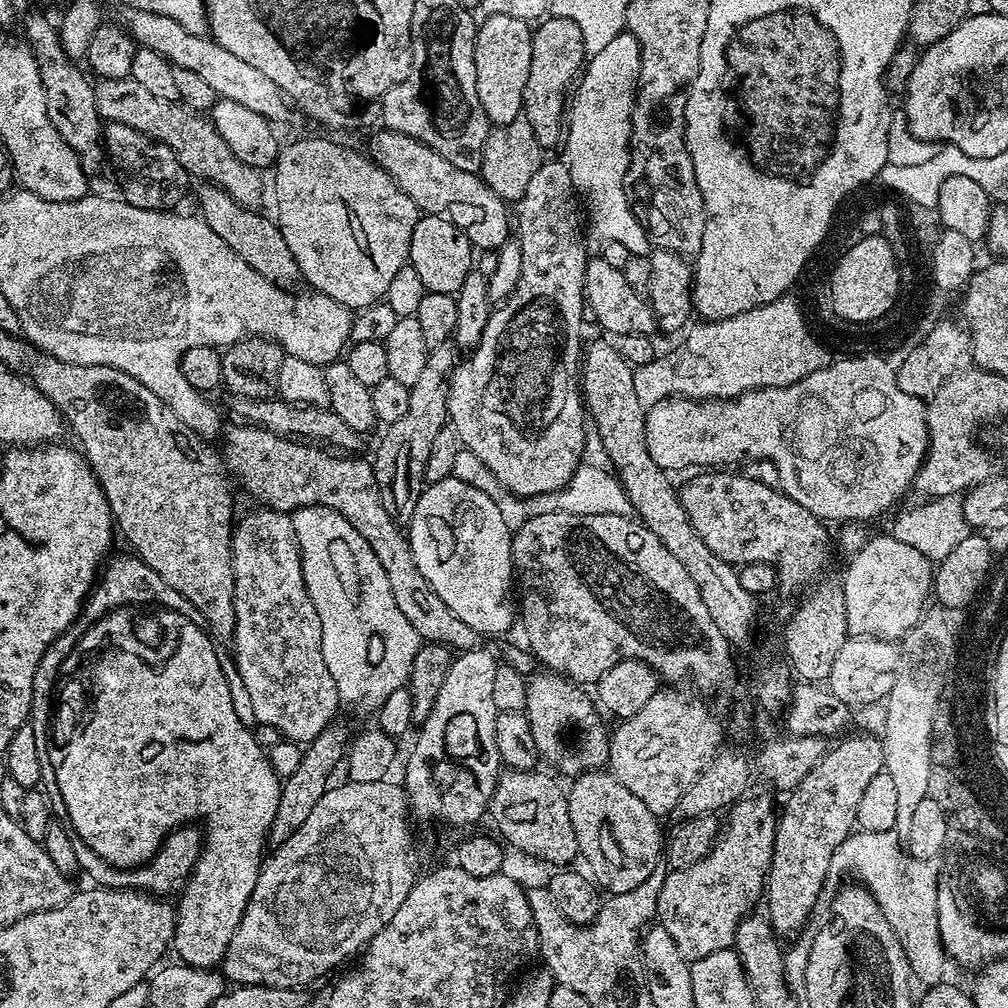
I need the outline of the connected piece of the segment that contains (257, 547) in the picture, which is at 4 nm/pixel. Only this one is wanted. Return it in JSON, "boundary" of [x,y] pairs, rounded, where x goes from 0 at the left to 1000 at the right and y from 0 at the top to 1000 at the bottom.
{"boundary":[[[254,502],[251,508],[233,517],[230,525],[230,572],[234,623],[229,634],[234,635],[232,650],[236,669],[240,669],[240,677],[248,688],[254,718],[272,720],[282,732],[291,736],[315,732],[315,728],[334,713],[333,702],[338,701],[338,696],[331,673],[327,673],[327,665],[323,665],[323,657],[319,653],[319,617],[304,585],[298,543],[287,509]]]}

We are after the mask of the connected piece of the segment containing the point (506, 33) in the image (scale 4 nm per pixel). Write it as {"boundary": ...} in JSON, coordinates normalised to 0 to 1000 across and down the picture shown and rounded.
{"boundary":[[[506,14],[481,15],[472,29],[470,65],[474,101],[482,113],[485,124],[495,125],[510,121],[520,109],[522,76],[526,74],[529,25],[518,18],[506,18]]]}

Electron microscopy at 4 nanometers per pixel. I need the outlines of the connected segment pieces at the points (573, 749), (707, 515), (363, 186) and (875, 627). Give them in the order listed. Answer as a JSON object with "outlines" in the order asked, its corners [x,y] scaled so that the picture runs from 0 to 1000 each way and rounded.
{"outlines":[[[[547,665],[534,667],[524,675],[520,706],[526,716],[526,724],[530,724],[530,736],[536,745],[537,755],[541,759],[549,758],[553,767],[561,766],[563,772],[598,763],[603,757],[605,722],[591,707],[588,691],[583,691],[579,688],[582,686],[563,671]]],[[[694,466],[679,481],[674,481],[675,501],[687,519],[690,532],[712,550],[712,554],[727,562],[743,562],[746,559],[764,559],[770,563],[773,582],[802,583],[821,563],[825,556],[827,532],[821,529],[822,521],[794,502],[788,494],[781,492],[773,483],[757,480],[749,472],[729,472],[726,466]]],[[[310,137],[308,139],[294,139],[291,143],[283,142],[274,155],[272,172],[274,171],[274,210],[272,217],[275,224],[280,228],[280,236],[284,236],[284,244],[288,244],[288,252],[292,252],[292,260],[296,260],[301,281],[307,287],[317,290],[321,294],[331,296],[331,300],[339,300],[344,306],[356,308],[365,306],[369,302],[376,302],[384,295],[387,288],[387,280],[391,272],[399,268],[399,264],[405,261],[405,249],[407,248],[407,236],[411,232],[411,224],[416,220],[419,213],[412,200],[397,188],[391,177],[379,169],[379,165],[369,158],[368,154],[352,151],[333,139],[319,139]]],[[[883,530],[858,535],[852,546],[844,553],[841,564],[835,570],[837,592],[839,593],[839,617],[845,631],[862,631],[872,635],[896,636],[897,631],[911,618],[919,606],[923,588],[927,583],[927,560],[915,550],[915,546],[907,546],[907,542],[899,542],[899,538],[891,538]]]]}

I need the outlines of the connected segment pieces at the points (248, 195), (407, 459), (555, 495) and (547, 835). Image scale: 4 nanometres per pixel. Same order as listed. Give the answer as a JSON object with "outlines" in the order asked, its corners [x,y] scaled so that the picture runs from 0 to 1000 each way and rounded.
{"outlines":[[[[129,77],[99,79],[94,84],[94,104],[102,120],[121,121],[169,145],[188,176],[199,175],[199,180],[216,184],[241,206],[253,207],[257,203],[254,201],[262,194],[262,179],[258,176],[261,174],[255,168],[244,165],[244,161],[236,161],[236,157],[232,157],[232,149],[220,141],[220,133],[216,133],[209,118],[191,113],[174,99],[153,97],[153,93],[147,92],[142,84]]],[[[447,335],[425,347],[423,364],[407,385],[407,400],[403,411],[399,411],[395,419],[380,426],[381,434],[373,444],[373,453],[368,453],[367,459],[375,478],[375,490],[379,490],[379,502],[383,502],[383,506],[398,522],[409,517],[411,502],[415,502],[418,485],[423,480],[423,458],[427,454],[431,434],[440,421],[445,420],[444,381],[457,356],[458,350]]],[[[457,443],[450,457],[450,466],[447,470],[454,478],[462,478],[462,482],[470,482],[470,486],[478,486],[478,490],[486,490],[498,506],[498,514],[506,525],[514,525],[527,514],[534,510],[546,510],[547,508],[561,508],[562,510],[613,510],[614,512],[627,512],[627,499],[621,490],[621,486],[615,481],[614,475],[602,463],[589,464],[582,459],[576,459],[571,468],[565,474],[565,478],[560,484],[552,488],[543,488],[537,492],[525,492],[513,494],[504,487],[494,474],[470,450],[462,443]]],[[[501,765],[492,777],[484,797],[483,809],[486,813],[488,810],[492,816],[491,824],[514,844],[521,845],[524,849],[533,849],[544,857],[552,857],[548,859],[563,859],[568,856],[567,852],[572,852],[575,844],[573,831],[569,827],[569,815],[565,815],[563,792],[561,783],[556,783],[551,769],[543,770],[536,765]]]]}

